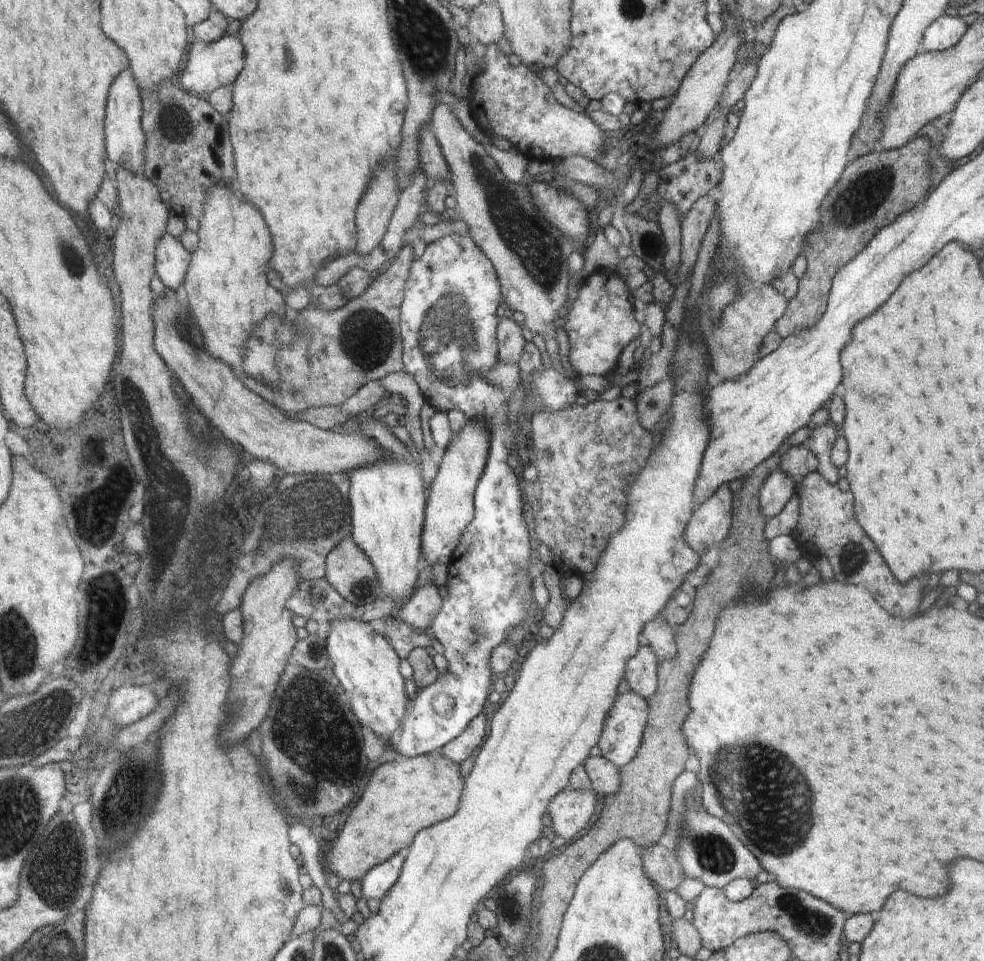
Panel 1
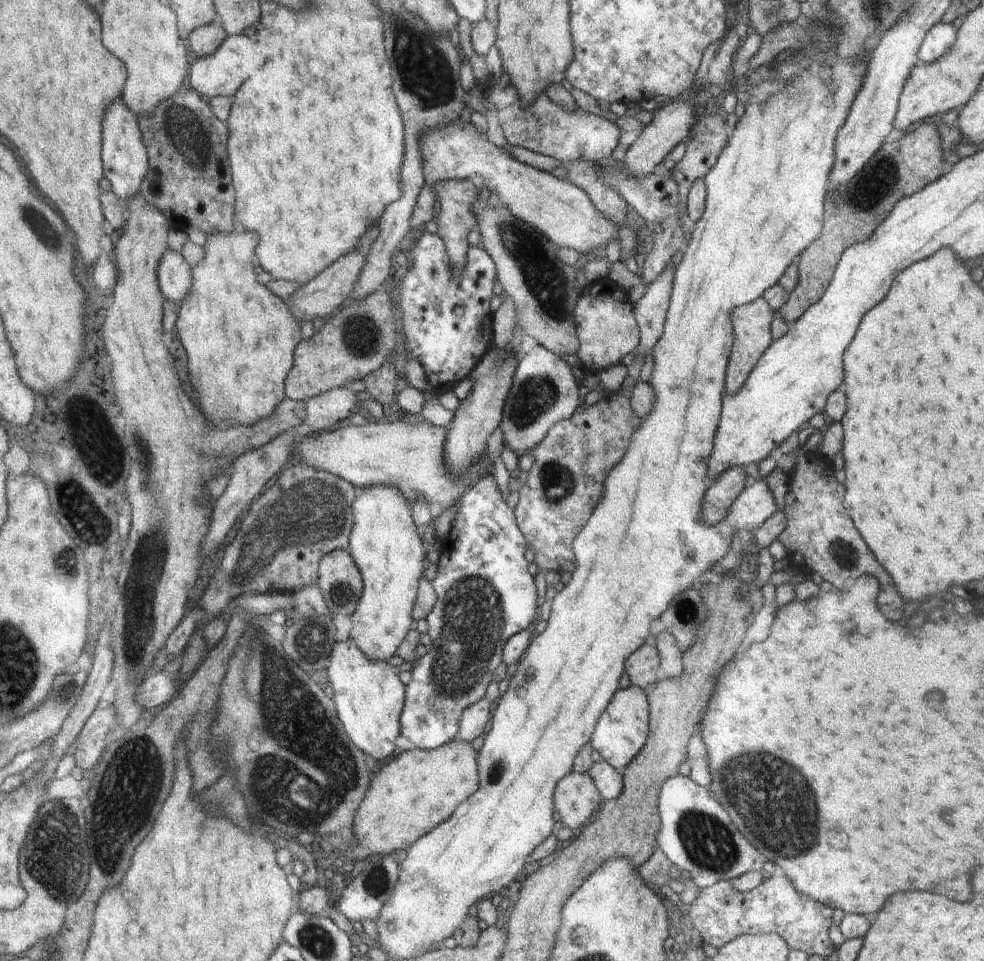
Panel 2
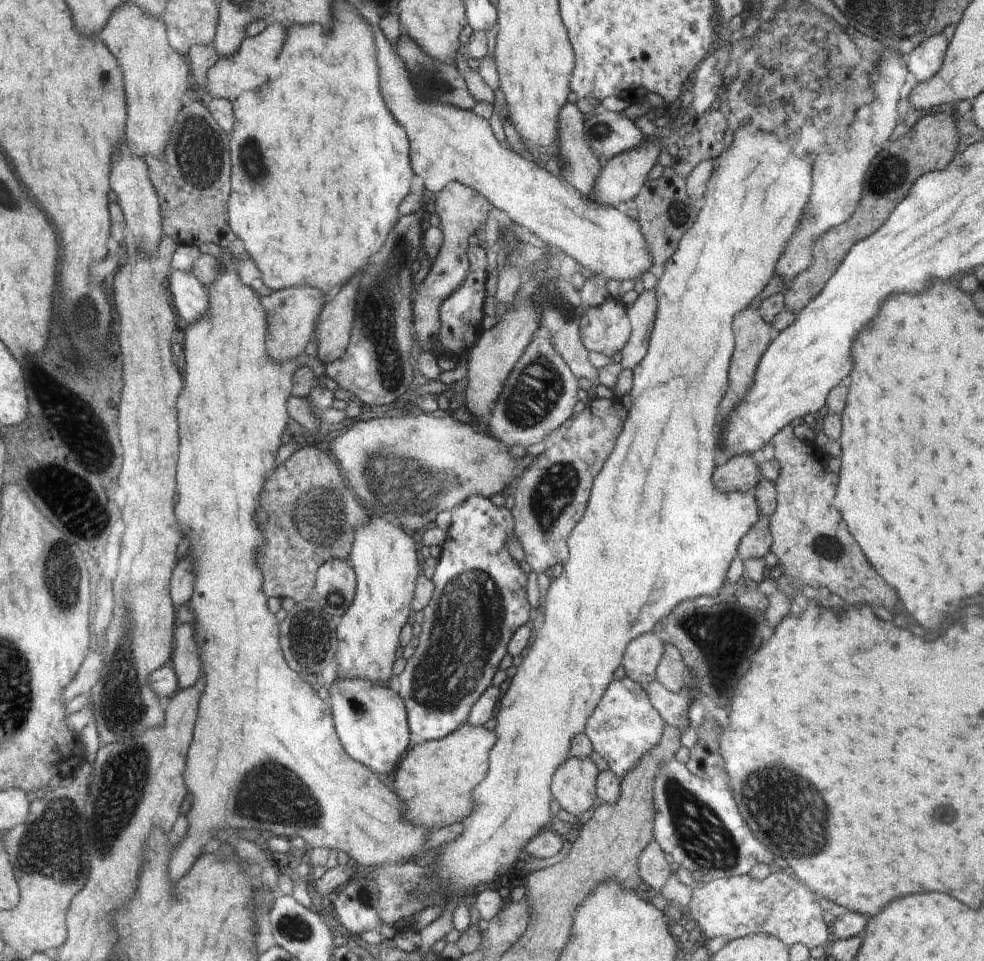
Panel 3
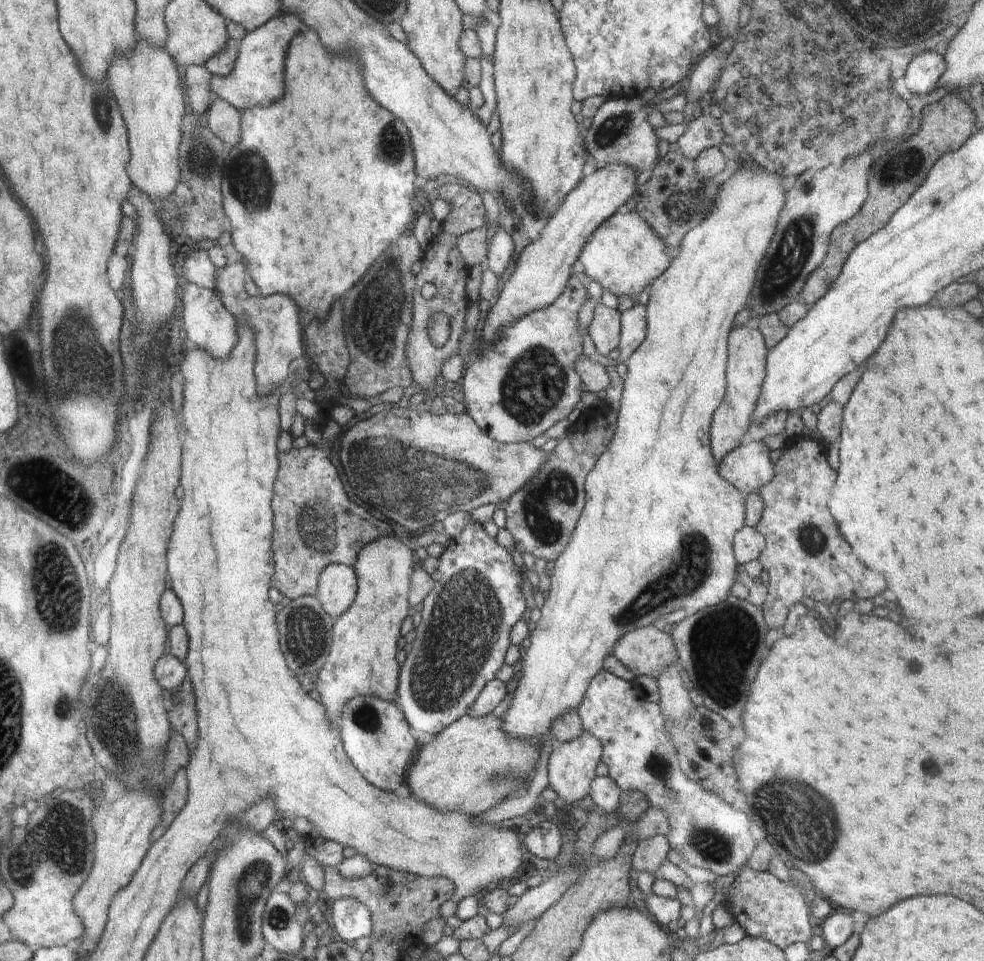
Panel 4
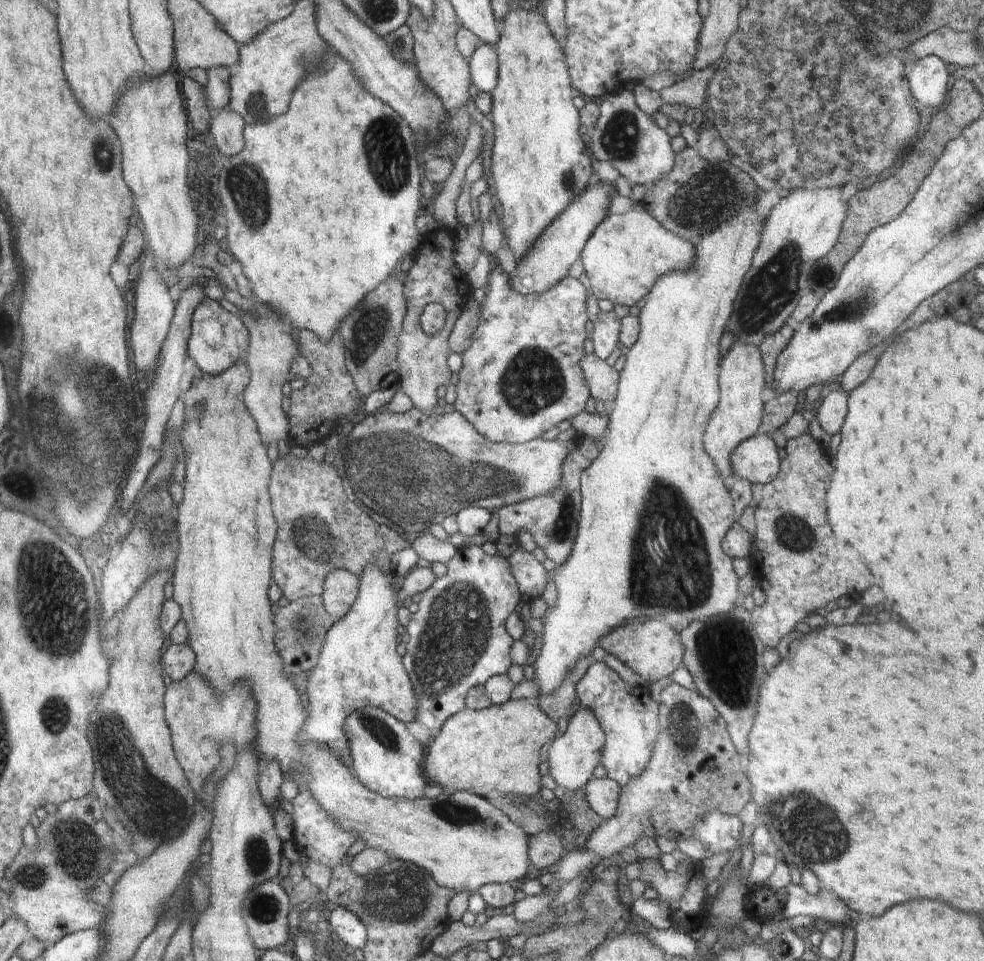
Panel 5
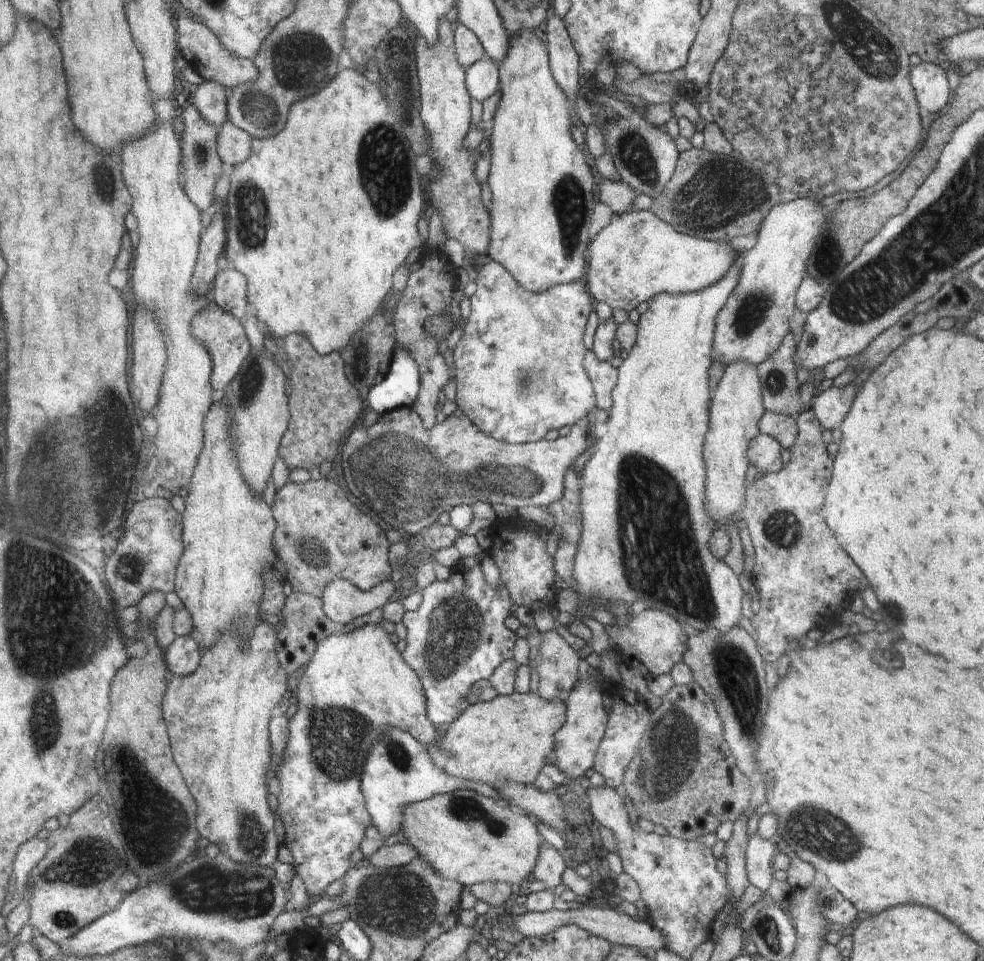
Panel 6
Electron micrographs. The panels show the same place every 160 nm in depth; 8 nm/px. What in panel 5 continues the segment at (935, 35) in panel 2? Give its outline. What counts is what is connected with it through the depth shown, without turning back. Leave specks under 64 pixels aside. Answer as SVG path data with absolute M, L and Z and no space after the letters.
M928 55L910 66L907 77L914 86L914 98L922 106L940 106L945 100L949 66L940 58Z

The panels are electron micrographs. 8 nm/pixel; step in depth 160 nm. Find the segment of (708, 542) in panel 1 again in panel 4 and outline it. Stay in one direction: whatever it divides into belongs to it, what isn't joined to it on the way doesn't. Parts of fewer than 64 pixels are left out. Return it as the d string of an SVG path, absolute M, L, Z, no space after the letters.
M748 440L733 449L721 462L722 478L742 490L742 493L757 492L773 481L772 462L762 440Z

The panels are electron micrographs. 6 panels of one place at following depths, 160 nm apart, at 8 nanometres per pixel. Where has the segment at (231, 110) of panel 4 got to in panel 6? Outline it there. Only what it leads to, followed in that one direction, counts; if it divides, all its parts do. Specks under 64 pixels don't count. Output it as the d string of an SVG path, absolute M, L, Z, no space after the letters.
M227 120L218 131L217 151L224 164L234 166L250 156L253 140L245 130Z

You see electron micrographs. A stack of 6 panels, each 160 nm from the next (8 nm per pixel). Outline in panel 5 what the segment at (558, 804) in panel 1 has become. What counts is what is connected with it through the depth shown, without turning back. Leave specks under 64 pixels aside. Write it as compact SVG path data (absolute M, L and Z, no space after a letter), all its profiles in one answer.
M580 707L575 716L567 722L566 732L562 736L554 738L547 747L545 757L550 766L550 774L566 792L568 790L576 792L590 781L594 768L600 764L600 756L603 756L604 733L601 723L597 721L593 712Z

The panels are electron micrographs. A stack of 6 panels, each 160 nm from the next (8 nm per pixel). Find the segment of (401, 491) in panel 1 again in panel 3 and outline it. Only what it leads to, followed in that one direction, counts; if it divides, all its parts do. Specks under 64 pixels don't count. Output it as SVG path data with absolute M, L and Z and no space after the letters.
M367 510L367 521L358 525L357 540L354 541L353 552L350 553L348 562L356 571L357 590L349 610L338 618L337 622L338 677L386 683L392 674L392 664L396 660L400 628L406 624L410 616L410 602L413 602L416 594L414 584L417 584L416 576L420 574L416 546L414 540L406 532L402 532L400 524L394 526L380 518L374 510Z

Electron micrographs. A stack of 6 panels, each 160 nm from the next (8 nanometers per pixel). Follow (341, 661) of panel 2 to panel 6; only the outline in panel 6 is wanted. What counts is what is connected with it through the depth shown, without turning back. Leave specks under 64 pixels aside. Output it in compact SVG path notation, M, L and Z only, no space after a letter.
M388 728L386 734L382 734L378 738L378 742L374 742L374 746L370 748L366 762L364 762L364 772L362 772L362 782L360 788L362 794L365 794L365 805L368 807L370 816L374 819L374 826L379 830L383 836L390 836L394 832L401 830L402 823L404 822L404 808L410 803L426 800L436 795L444 795L446 793L454 792L459 788L465 787L466 790L476 791L479 795L484 795L488 798L494 798L494 801L505 801L506 806L512 805L508 800L503 799L500 792L492 786L480 782L480 780L462 780L452 776L446 776L428 756L424 745L419 743L410 734L406 734L400 728Z

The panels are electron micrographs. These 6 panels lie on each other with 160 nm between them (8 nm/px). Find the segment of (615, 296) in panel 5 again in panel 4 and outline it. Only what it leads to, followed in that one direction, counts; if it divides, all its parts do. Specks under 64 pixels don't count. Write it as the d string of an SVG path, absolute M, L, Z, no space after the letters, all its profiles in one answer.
M637 210L626 214L618 211L613 217L602 222L586 242L580 262L584 266L586 276L598 283L602 292L607 291L617 297L626 295L635 298L665 273L675 253L666 248L666 242Z

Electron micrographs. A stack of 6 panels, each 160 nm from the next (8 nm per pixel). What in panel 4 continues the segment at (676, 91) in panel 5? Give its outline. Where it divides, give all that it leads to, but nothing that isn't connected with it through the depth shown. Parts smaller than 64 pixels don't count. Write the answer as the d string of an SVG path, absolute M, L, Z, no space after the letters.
M734 35L723 39L720 45L716 45L714 50L706 54L698 66L695 66L694 74L689 79L688 90L684 94L686 100L702 99L709 92L710 86L722 75L728 54L734 50L734 40Z

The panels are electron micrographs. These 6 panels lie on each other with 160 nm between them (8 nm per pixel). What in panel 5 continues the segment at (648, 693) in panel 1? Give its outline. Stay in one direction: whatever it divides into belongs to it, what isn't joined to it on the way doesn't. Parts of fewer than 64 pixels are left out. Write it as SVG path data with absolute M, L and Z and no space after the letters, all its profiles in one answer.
M651 619L644 624L635 621L627 623L626 626L610 632L608 636L602 636L600 645L608 654L624 662L649 683L670 677L682 664L682 654L685 654L682 643L674 636L674 630L659 619Z

